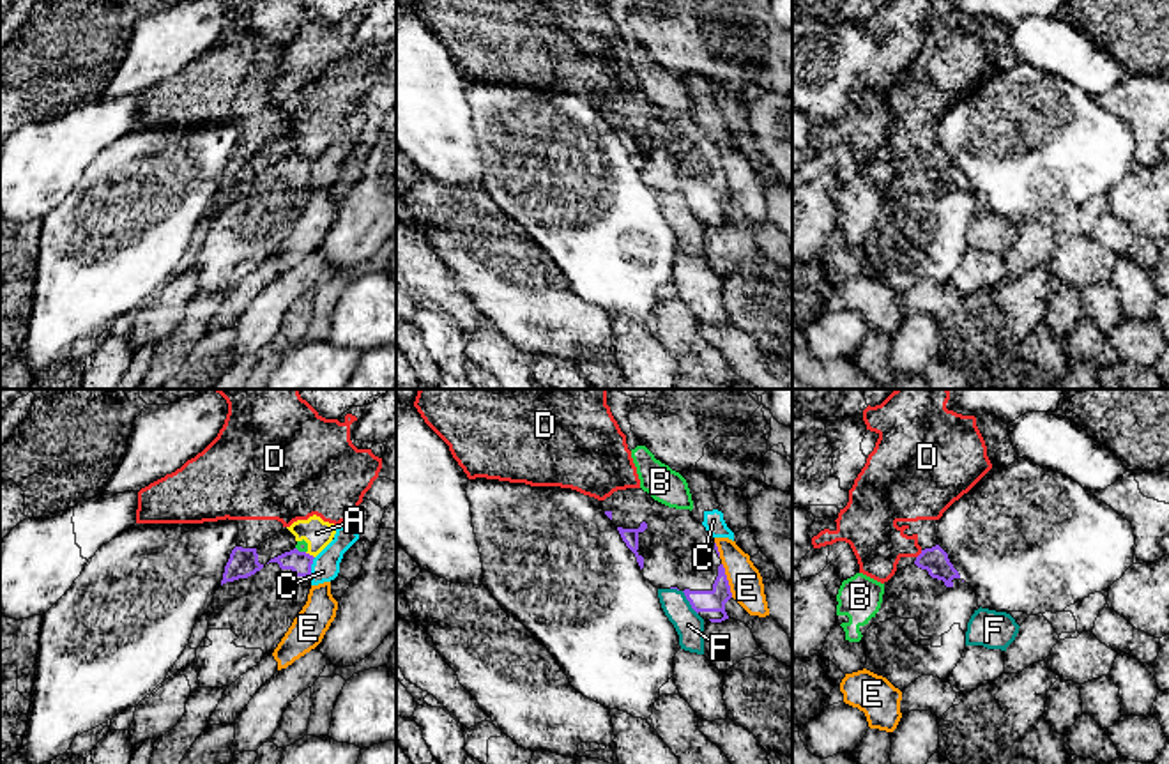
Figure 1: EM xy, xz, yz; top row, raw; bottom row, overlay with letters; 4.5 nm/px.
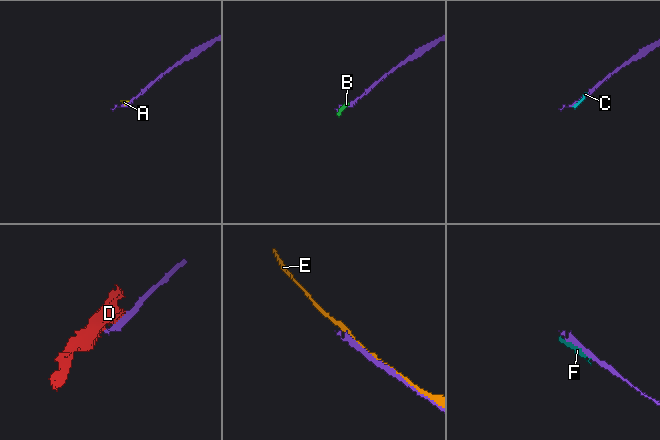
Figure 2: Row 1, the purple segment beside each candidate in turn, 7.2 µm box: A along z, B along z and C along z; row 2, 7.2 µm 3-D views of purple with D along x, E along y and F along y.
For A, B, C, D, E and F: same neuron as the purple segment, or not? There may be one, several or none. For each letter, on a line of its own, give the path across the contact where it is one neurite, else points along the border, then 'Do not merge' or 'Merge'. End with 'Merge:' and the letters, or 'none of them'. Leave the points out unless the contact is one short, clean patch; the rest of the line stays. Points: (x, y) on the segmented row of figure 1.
A: Boundary: xy (305, 552), (313, 557). Do not merge
B: Boundary: xy (296, 547), (305, 552). Do not merge
C: Do not merge
D: Do not merge
E: Do not merge
F: Do not merge
Merge: none of them

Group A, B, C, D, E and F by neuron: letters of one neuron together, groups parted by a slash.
A B / C / D / E / F

